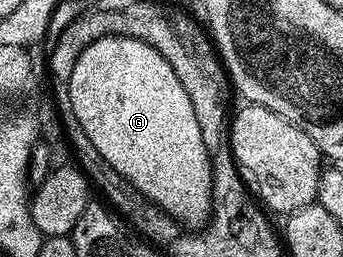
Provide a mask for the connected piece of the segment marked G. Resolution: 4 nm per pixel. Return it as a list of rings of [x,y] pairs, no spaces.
[[[134,37],[95,39],[95,43],[91,43],[79,55],[79,59],[75,63],[75,71],[71,71],[69,76],[69,106],[71,111],[75,111],[75,119],[79,119],[81,133],[87,135],[87,139],[91,139],[95,151],[99,151],[99,155],[103,155],[103,159],[107,163],[111,163],[111,167],[115,167],[115,171],[119,171],[119,175],[123,175],[129,180],[148,201],[155,203],[178,226],[197,225],[193,227],[201,227],[208,222],[213,211],[213,162],[209,160],[209,152],[203,143],[203,135],[199,131],[199,119],[195,119],[195,107],[190,90],[183,83],[179,83],[179,75],[175,75],[171,63],[167,63],[167,59],[163,59],[163,55],[159,55],[159,51],[155,51],[155,47]]]

